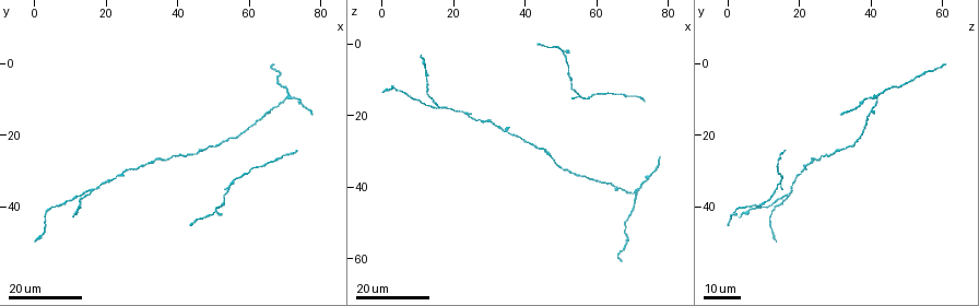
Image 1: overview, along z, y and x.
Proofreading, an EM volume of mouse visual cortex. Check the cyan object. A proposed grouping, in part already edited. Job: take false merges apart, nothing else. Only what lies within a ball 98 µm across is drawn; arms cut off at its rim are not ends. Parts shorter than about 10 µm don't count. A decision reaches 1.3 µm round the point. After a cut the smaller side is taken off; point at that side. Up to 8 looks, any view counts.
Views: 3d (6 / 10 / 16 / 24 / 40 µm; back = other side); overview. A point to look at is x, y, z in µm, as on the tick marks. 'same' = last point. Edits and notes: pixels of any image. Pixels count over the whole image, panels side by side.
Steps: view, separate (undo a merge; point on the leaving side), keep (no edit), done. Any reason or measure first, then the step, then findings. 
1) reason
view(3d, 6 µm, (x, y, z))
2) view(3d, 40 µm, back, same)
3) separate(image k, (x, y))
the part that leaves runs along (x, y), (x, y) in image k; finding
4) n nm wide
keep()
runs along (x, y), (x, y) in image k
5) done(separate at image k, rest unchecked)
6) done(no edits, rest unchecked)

narrows sharply
view(3d, 16 µm, (55.5, 20.5, 36.5))

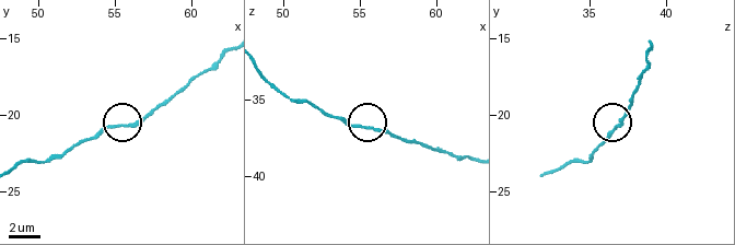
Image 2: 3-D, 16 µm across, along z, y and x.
view(3d, 6 µm, (55.4, 20.6, 36.8))

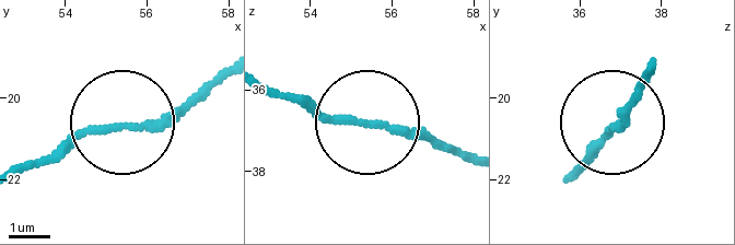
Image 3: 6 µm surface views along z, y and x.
keep()
continuous, no second neuron

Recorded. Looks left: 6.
thin neck
view(3d, 24 µm, (33.5, 26.5, 24.5))

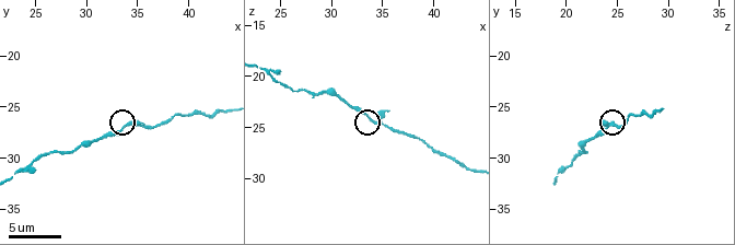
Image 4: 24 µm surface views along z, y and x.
view(3d, 6 µm, (33.8, 27.0, 24.0))

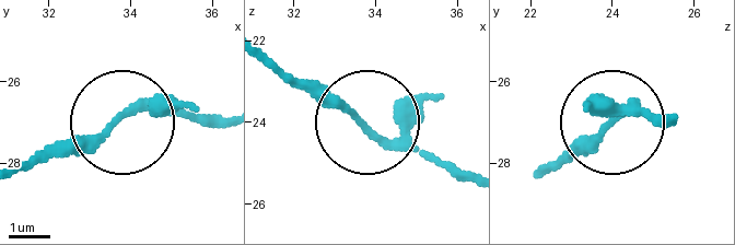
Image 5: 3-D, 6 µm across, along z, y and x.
170 nm wide
keep()
runs along (221, 123), (138, 112), (47, 161) in image 5; all the same neuron

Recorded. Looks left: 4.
side arm on a straight run
view(3d, 16 µm, (55.0, 33.5, 14.5))

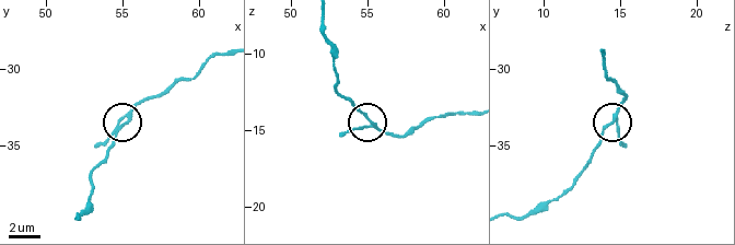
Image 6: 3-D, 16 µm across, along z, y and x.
view(3d, 6 µm, (55.2, 33.4, 14.6))

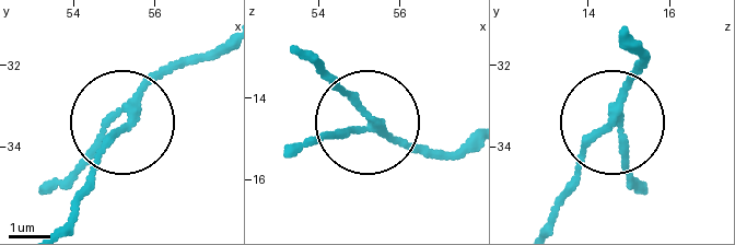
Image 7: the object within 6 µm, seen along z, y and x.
3 arms
keep()
one neuron here

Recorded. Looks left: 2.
a fork
view(3d, 24 µm, (71.5, 9.5, 41.0))

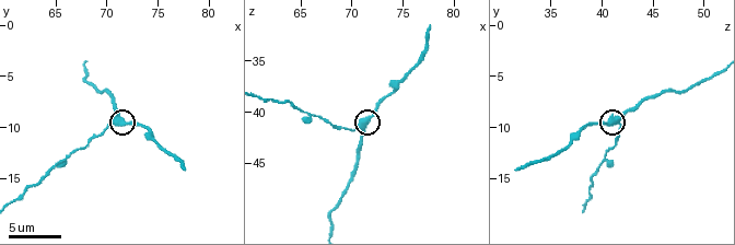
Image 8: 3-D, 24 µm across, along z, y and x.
view(3d, 10 µm, (71.2, 9.2, 41.2))

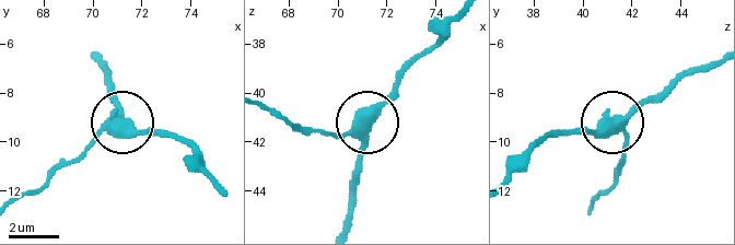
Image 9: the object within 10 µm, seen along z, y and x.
3 arms
keep()
all the same neuron

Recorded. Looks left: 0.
done(no edits, rest unchecked)

